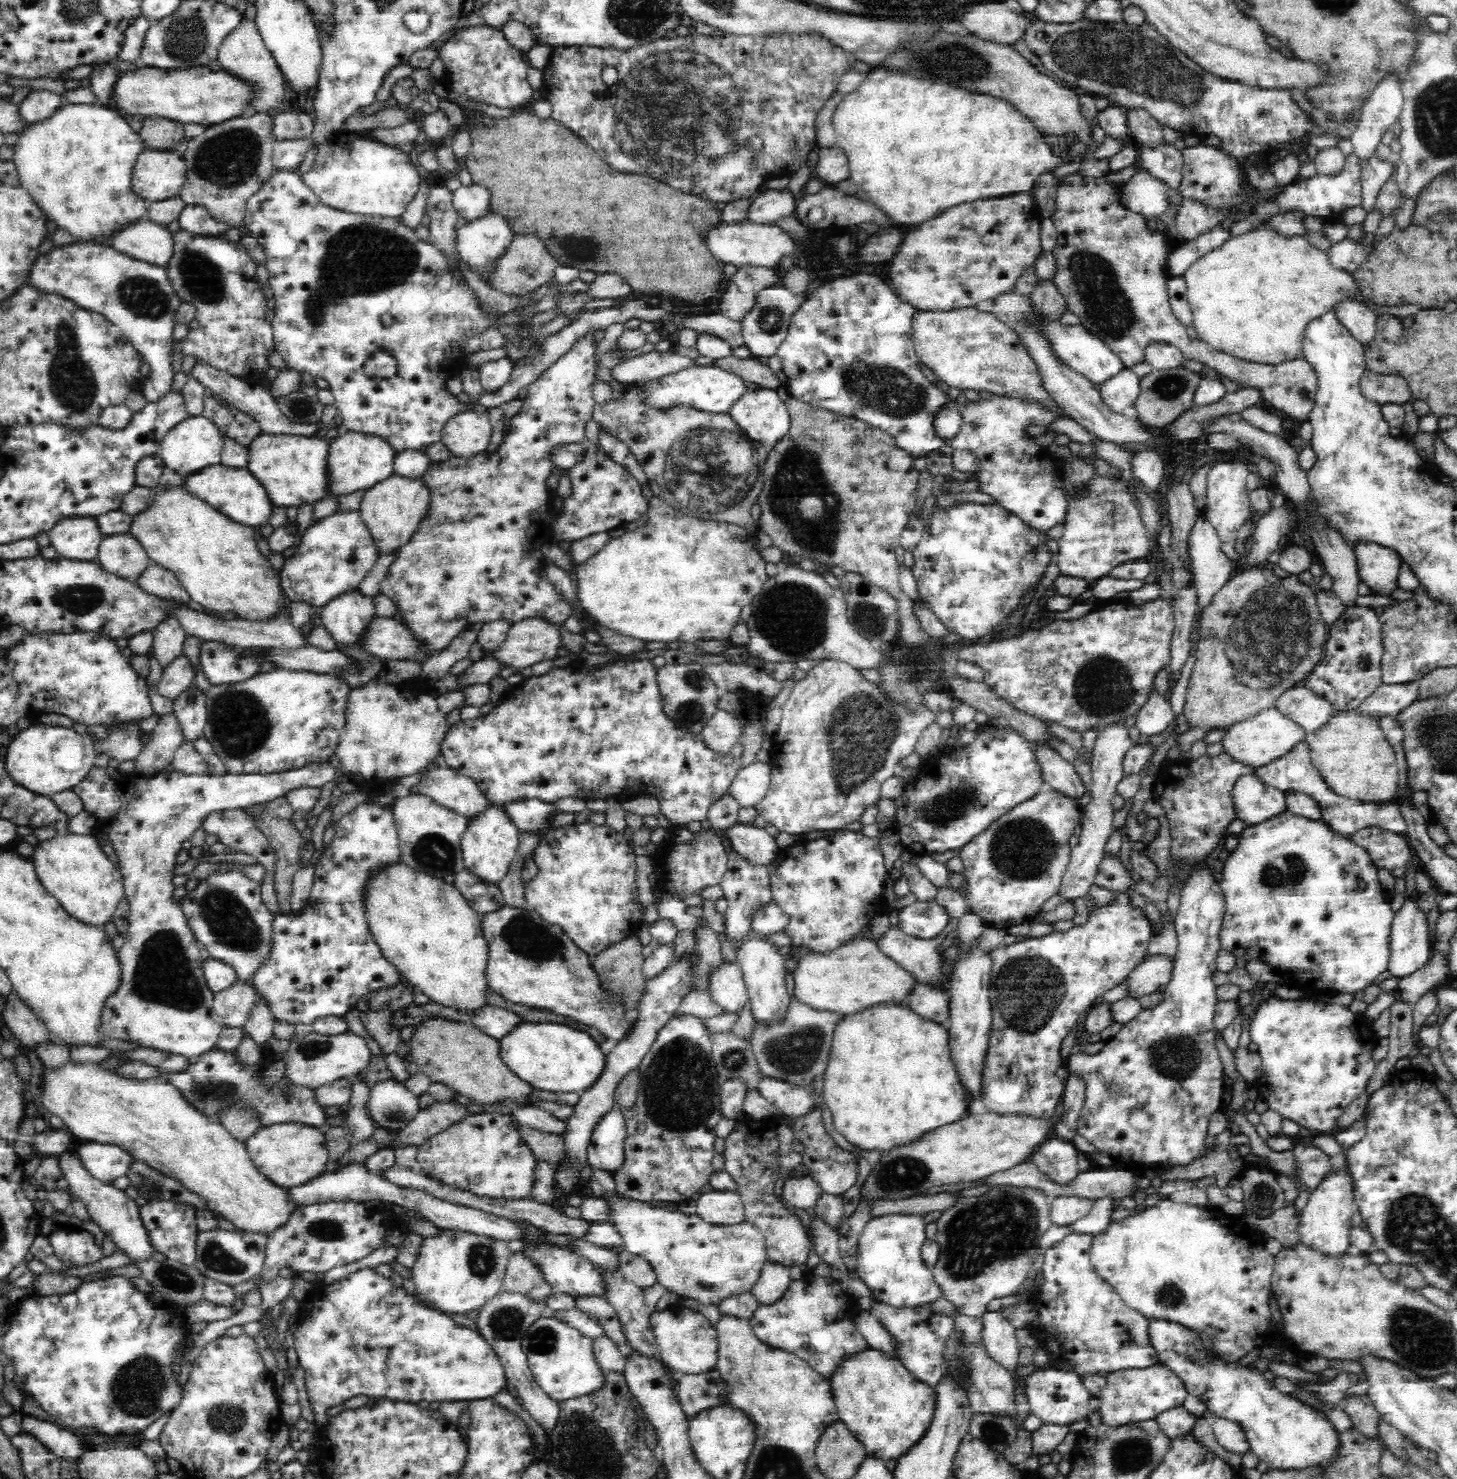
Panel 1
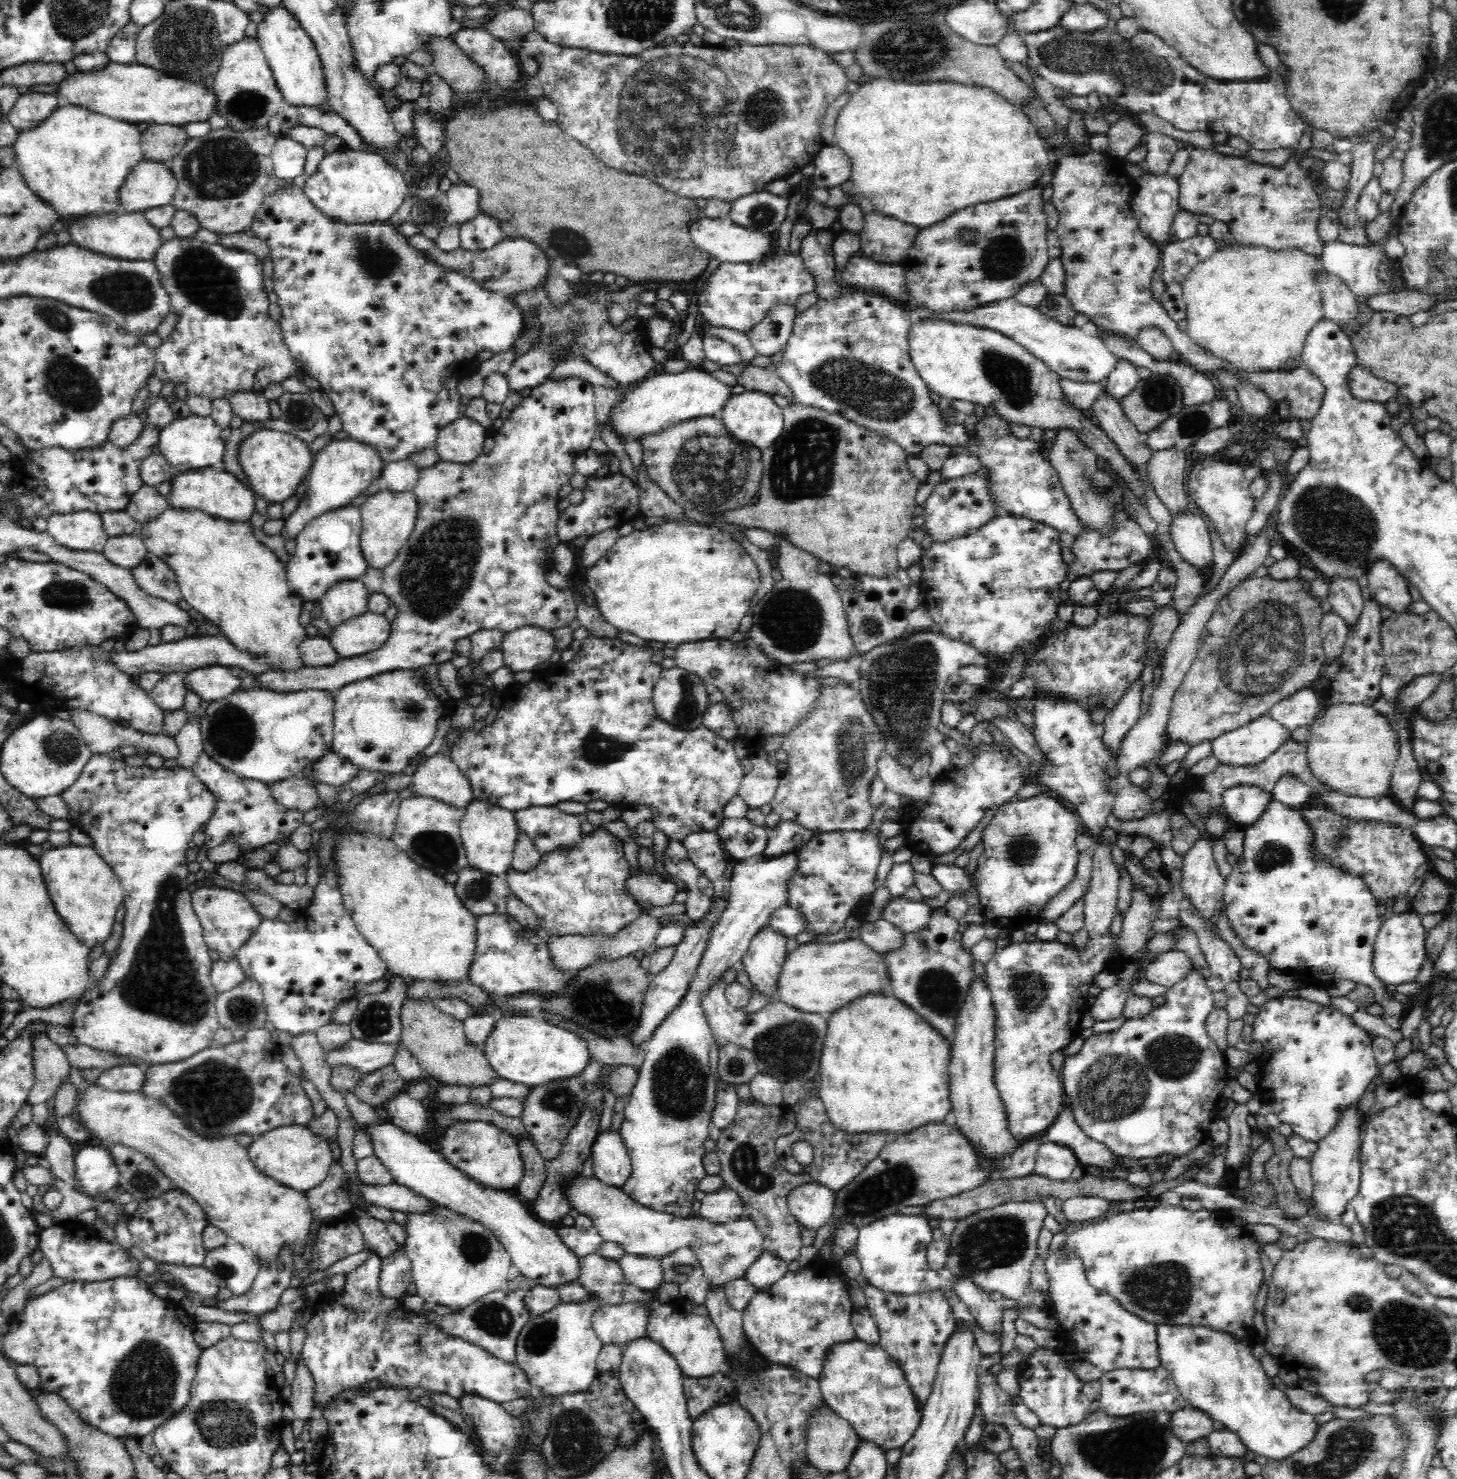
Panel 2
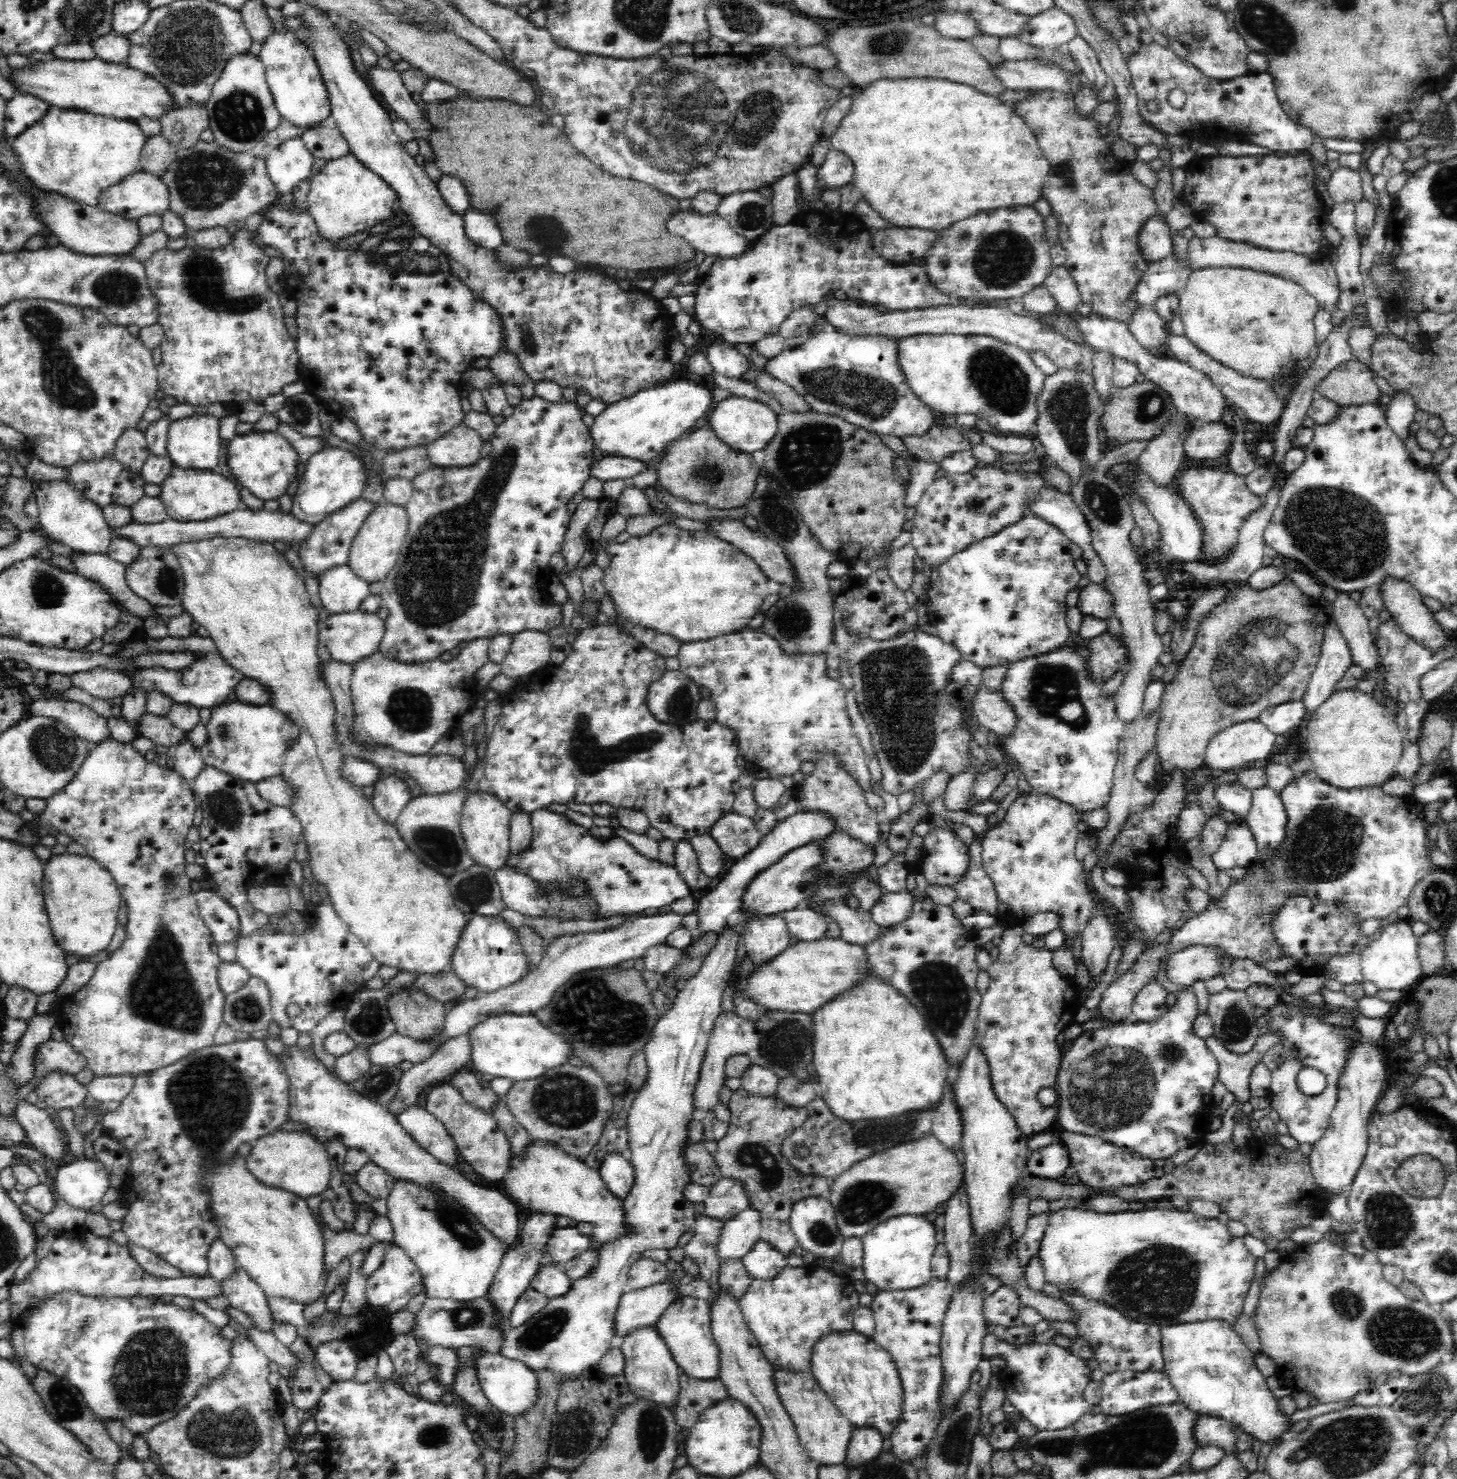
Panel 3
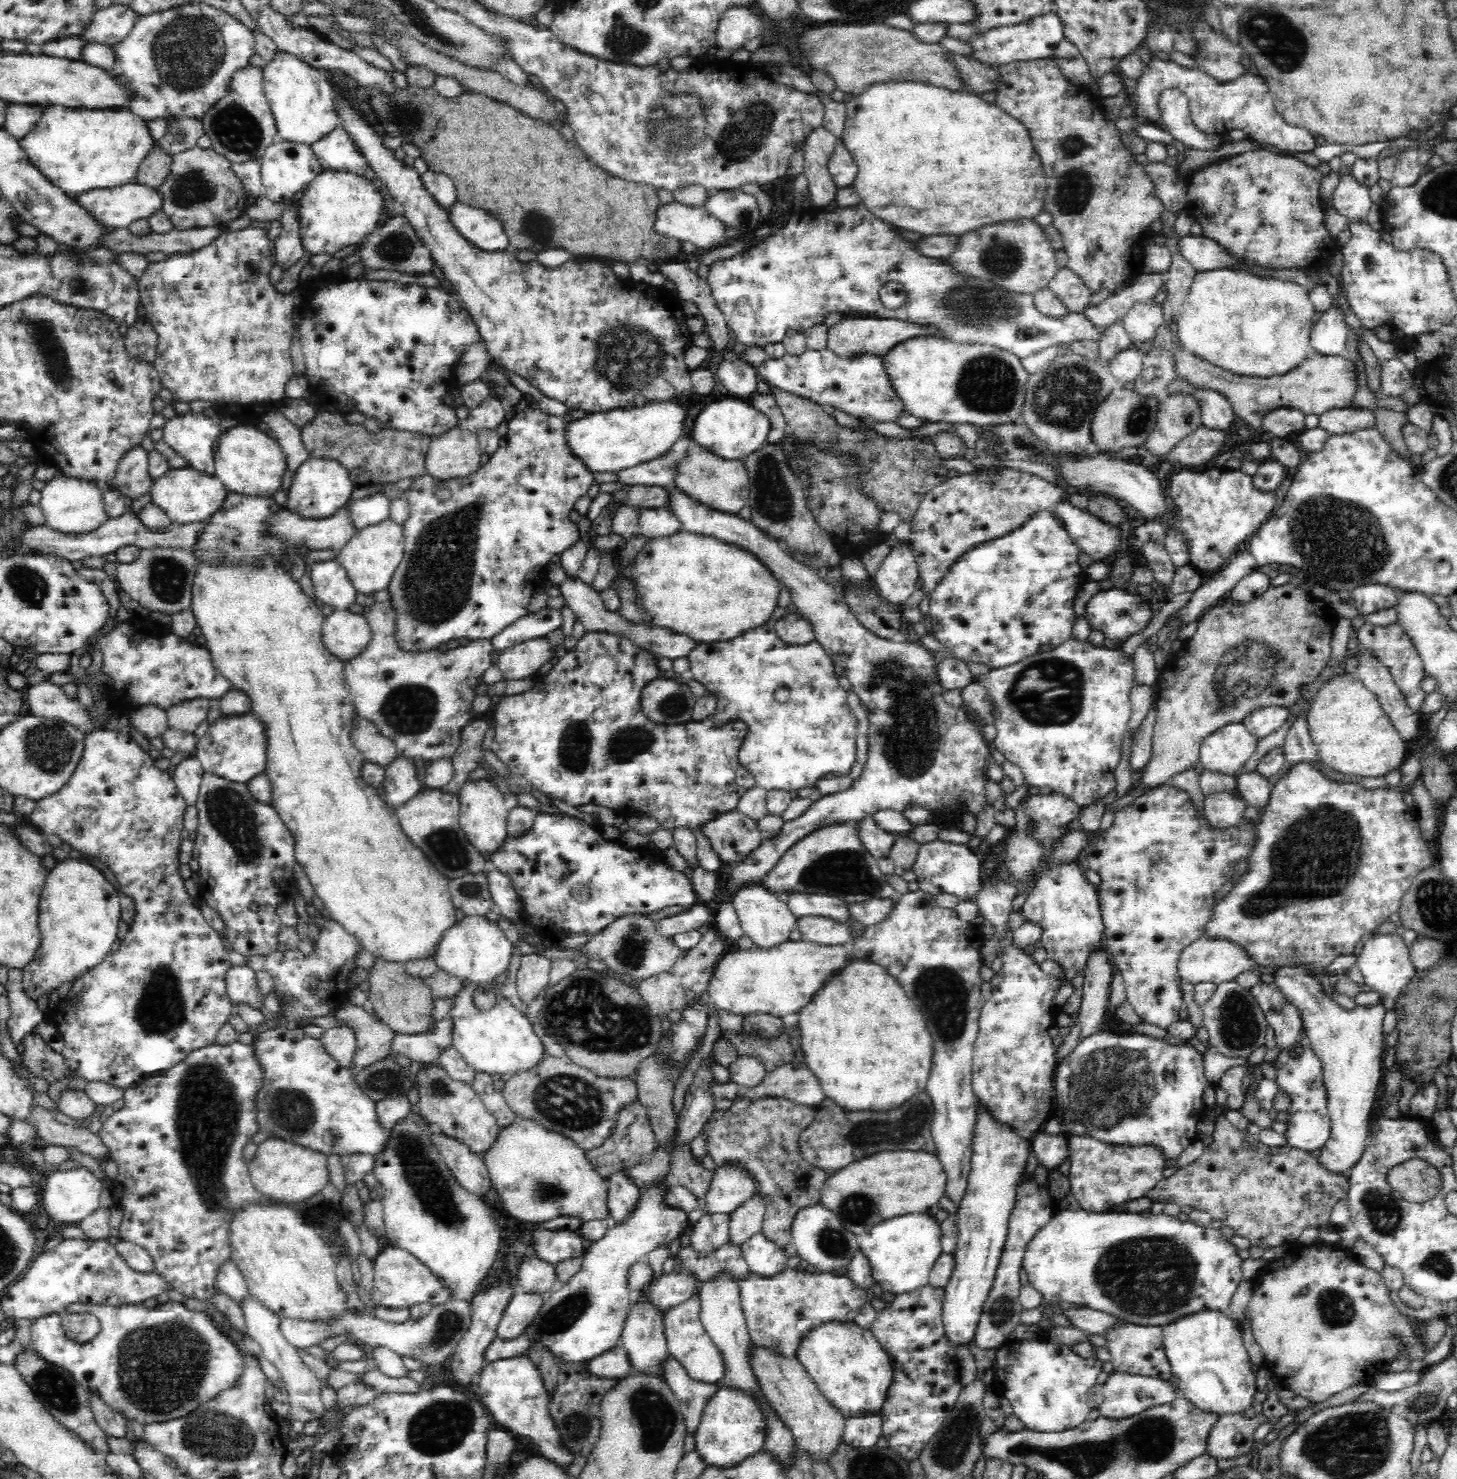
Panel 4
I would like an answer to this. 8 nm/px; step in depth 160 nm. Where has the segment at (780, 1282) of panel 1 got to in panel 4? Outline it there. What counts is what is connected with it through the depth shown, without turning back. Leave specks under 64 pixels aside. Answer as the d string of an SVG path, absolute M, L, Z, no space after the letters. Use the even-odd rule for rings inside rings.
M758 1232L741 1245L742 1255L749 1271L762 1277L772 1277L787 1267L784 1248L772 1243Z

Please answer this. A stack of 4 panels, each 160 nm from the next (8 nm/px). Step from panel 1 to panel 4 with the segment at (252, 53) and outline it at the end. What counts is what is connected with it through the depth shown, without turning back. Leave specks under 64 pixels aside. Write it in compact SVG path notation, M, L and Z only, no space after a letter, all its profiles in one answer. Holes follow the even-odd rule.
M250 64L238 69L229 81L229 92L201 118L204 134L211 140L211 148L231 163L242 164L259 159L274 142L276 121L272 116L263 89L263 70Z

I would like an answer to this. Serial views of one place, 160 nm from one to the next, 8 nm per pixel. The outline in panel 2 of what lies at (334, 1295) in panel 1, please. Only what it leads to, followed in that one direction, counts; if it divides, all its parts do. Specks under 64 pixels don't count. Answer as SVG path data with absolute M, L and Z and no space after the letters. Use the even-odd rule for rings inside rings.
M368 1257L358 1268L347 1275L346 1288L340 1296L330 1300L330 1294L320 1297L316 1314L306 1325L306 1336L301 1354L306 1366L314 1377L314 1406L322 1410L331 1399L348 1388L362 1387L373 1378L378 1378L381 1386L404 1387L408 1390L422 1386L428 1396L436 1392L460 1399L464 1394L478 1395L493 1400L496 1404L510 1402L517 1398L528 1400L534 1390L524 1370L515 1363L496 1358L492 1353L480 1348L480 1345L468 1343L460 1337L453 1337L427 1321L418 1318L416 1312L402 1314L402 1304L396 1300L386 1300L379 1292L379 1272L382 1258Z

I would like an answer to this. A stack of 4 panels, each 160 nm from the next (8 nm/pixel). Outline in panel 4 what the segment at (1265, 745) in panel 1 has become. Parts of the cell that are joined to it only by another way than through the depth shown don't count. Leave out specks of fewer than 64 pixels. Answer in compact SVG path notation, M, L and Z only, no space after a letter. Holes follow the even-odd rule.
M1242 723L1226 724L1222 728L1212 732L1207 739L1203 740L1199 749L1200 765L1208 771L1221 772L1235 777L1236 771L1240 770L1252 757L1256 749L1255 736L1247 731Z

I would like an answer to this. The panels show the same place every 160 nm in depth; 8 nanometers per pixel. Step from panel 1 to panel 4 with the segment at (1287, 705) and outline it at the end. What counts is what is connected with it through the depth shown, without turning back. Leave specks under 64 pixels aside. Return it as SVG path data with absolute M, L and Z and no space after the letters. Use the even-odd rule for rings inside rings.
M1269 706L1249 712L1241 723L1252 736L1261 739L1280 728L1286 718L1288 718L1288 709Z

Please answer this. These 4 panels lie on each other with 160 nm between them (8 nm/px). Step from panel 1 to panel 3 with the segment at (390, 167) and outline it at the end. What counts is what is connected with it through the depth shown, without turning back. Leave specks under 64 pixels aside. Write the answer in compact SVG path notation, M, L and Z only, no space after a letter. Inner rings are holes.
M351 152L348 156L326 161L324 168L309 180L309 184L308 215L315 220L319 235L324 240L342 240L356 232L364 232L365 229L376 231L392 216L396 202L395 189L366 168Z

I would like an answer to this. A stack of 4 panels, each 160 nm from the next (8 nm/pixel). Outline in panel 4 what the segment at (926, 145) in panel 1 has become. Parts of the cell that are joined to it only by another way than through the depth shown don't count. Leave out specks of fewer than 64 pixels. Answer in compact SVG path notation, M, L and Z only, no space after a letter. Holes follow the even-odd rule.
M884 81L865 88L859 95L846 98L846 122L843 135L840 137L845 147L850 151L858 172L853 182L854 190L861 202L876 218L904 228L908 232L920 232L924 237L940 236L940 234L956 235L979 229L980 224L993 225L996 220L1033 219L1043 211L1047 178L1041 163L1041 158L1035 151L1027 128L1019 120L1005 113L993 103L986 103L979 95L964 91L952 92L937 85L924 84L919 81Z

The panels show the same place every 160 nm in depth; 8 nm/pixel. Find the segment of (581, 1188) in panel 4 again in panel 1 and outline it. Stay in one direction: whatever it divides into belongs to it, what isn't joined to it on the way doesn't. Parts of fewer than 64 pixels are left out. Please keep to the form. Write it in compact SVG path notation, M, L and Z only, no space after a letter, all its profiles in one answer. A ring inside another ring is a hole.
M616 1192L598 1197L606 1199L608 1203L610 1214L606 1221L617 1231L619 1238L622 1238L624 1250L646 1260L656 1272L657 1282L680 1298L690 1297L702 1304L719 1305L730 1296L751 1292L751 1288L759 1279L760 1270L768 1262L765 1237L752 1223L744 1221L734 1225L715 1225L704 1222L697 1214L686 1215L680 1211L670 1211L664 1207L624 1198Z

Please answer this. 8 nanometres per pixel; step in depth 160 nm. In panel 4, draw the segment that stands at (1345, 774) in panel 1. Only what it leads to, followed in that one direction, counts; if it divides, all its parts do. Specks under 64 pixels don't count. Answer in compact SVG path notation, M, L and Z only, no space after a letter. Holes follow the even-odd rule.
M1342 672L1332 676L1328 682L1317 690L1306 708L1306 727L1316 745L1317 754L1328 769L1346 774L1346 776L1362 776L1376 778L1393 770L1400 770L1406 758L1406 746L1403 737L1396 732L1391 720L1384 712L1378 697L1370 692L1367 686L1359 679L1356 672L1350 674Z

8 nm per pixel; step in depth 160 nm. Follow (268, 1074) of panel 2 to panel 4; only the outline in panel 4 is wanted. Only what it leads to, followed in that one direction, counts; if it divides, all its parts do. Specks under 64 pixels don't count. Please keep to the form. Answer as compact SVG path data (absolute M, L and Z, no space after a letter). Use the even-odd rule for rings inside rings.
M238 1041L232 1044L219 1045L212 1043L211 1045L192 1051L184 1060L178 1064L171 1066L167 1071L162 1071L158 1075L148 1077L148 1080L141 1081L123 1094L124 1106L118 1111L114 1111L108 1120L101 1126L97 1132L98 1137L102 1139L102 1143L108 1149L108 1159L117 1164L118 1173L113 1183L114 1194L116 1194L116 1204L122 1209L123 1219L120 1225L120 1240L139 1245L144 1248L154 1262L153 1273L158 1274L167 1284L169 1290L176 1294L183 1295L185 1299L194 1299L201 1303L207 1303L208 1307L213 1309L214 1296L218 1294L216 1278L218 1278L218 1270L226 1264L232 1262L232 1250L229 1244L230 1225L232 1224L233 1214L247 1205L249 1202L268 1202L271 1199L262 1195L256 1190L251 1181L248 1165L243 1161L242 1154L245 1144L248 1144L258 1131L256 1125L256 1092L262 1086L262 1067L254 1055L254 1047L252 1045L242 1044Z

